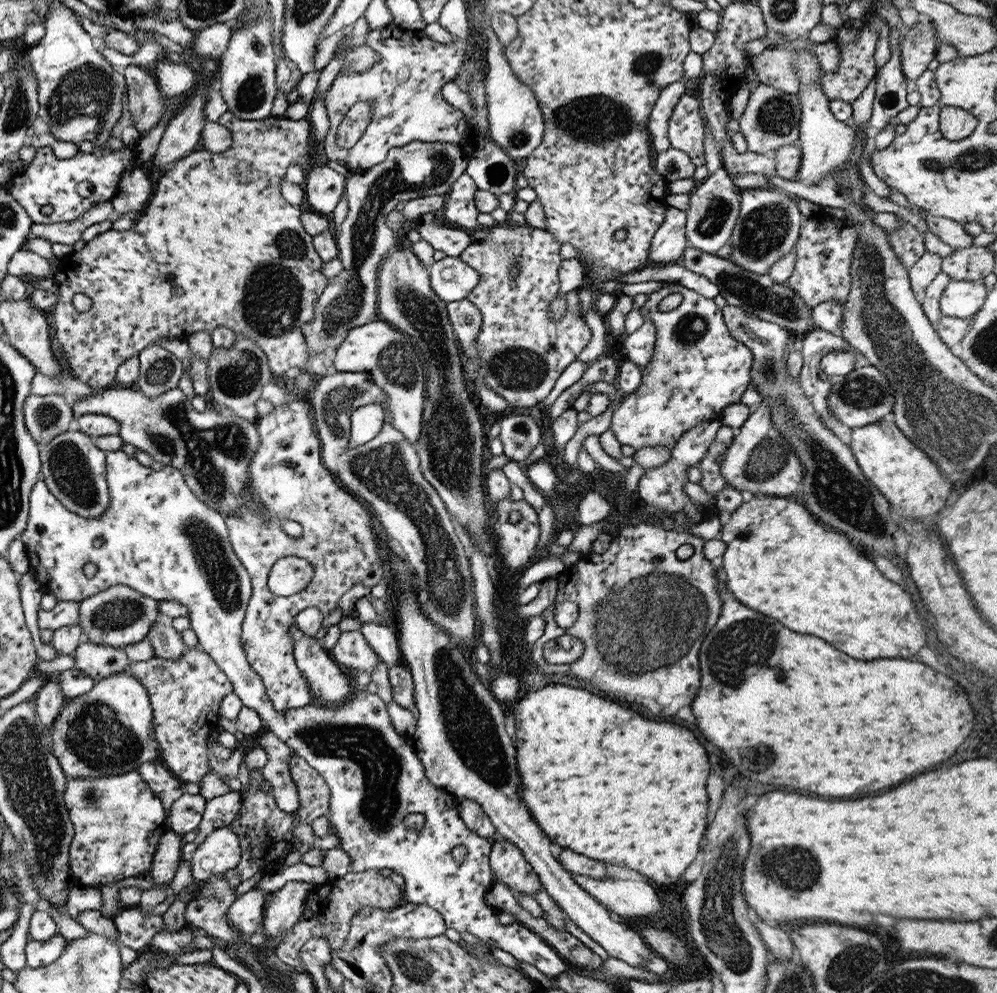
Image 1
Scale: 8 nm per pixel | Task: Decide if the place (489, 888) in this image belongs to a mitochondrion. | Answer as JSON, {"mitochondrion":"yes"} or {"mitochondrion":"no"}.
{"mitochondrion":"no"}

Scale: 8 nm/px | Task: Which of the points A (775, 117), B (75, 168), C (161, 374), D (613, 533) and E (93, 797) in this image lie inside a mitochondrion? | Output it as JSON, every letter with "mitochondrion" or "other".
{"A":"mitochondrion","B":"other","C":"mitochondrion","D":"other","E":"mitochondrion"}

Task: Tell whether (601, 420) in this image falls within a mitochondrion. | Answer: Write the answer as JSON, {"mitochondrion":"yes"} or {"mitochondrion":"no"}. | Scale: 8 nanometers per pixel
{"mitochondrion":"no"}

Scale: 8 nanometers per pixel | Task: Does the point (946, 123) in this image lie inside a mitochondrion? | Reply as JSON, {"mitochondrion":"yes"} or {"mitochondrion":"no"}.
{"mitochondrion":"no"}

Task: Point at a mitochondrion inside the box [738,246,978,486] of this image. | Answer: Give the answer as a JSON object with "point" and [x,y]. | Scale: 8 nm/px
{"point":[862,392]}

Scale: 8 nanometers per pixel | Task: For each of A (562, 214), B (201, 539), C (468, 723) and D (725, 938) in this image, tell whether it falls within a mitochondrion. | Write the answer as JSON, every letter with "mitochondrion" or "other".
{"A":"other","B":"mitochondrion","C":"mitochondrion","D":"mitochondrion"}

